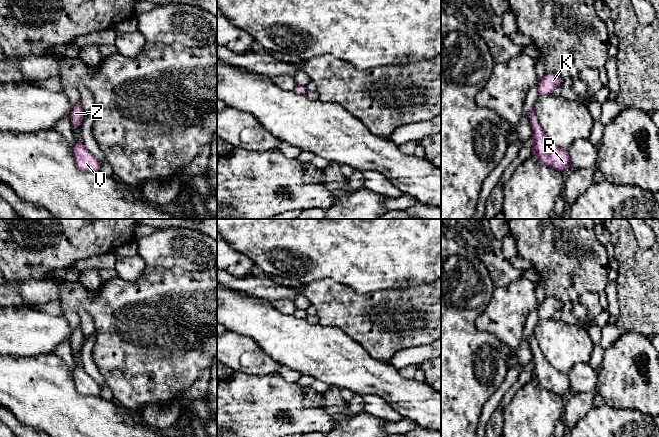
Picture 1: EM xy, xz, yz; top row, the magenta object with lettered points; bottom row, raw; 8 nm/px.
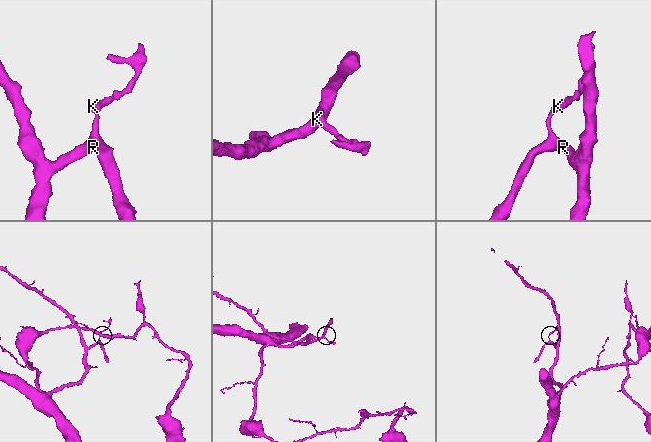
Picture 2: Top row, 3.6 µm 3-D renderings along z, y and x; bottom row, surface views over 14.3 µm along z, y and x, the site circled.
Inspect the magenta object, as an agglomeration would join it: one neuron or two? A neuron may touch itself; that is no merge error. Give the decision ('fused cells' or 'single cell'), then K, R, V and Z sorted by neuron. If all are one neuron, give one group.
single cell; groups K R V Z

